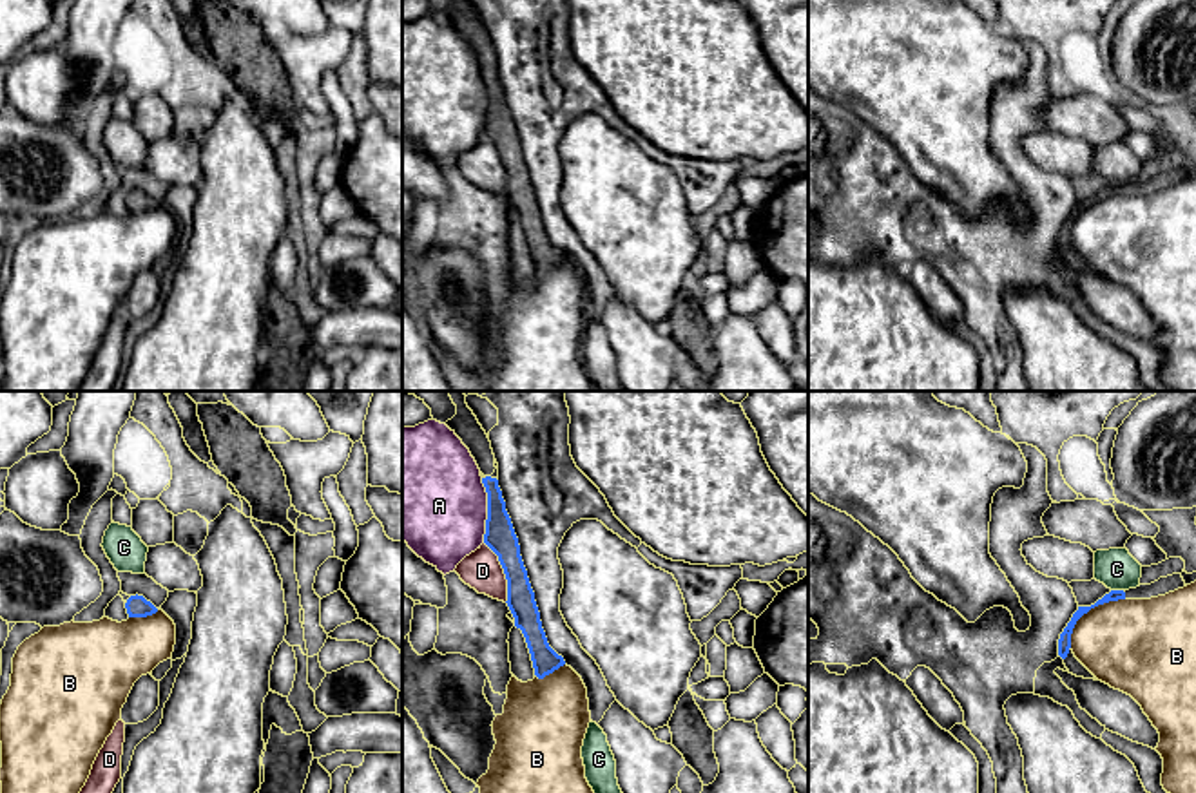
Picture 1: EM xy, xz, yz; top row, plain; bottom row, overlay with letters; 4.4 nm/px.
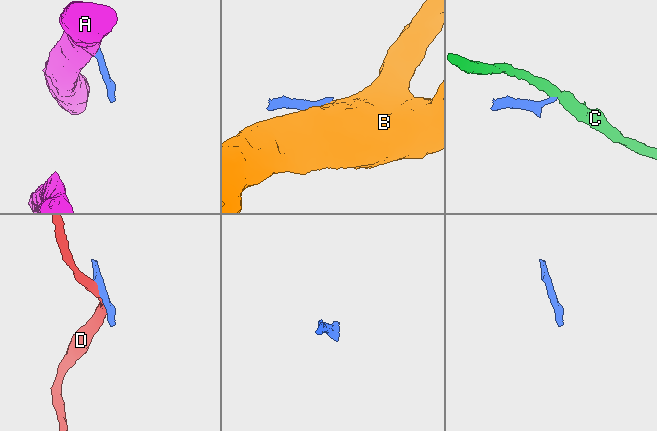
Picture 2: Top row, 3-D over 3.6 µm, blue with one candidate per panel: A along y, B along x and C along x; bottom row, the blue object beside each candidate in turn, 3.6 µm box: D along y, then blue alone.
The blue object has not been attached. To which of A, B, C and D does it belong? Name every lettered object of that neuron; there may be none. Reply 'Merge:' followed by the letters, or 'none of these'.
Merge: none of these

